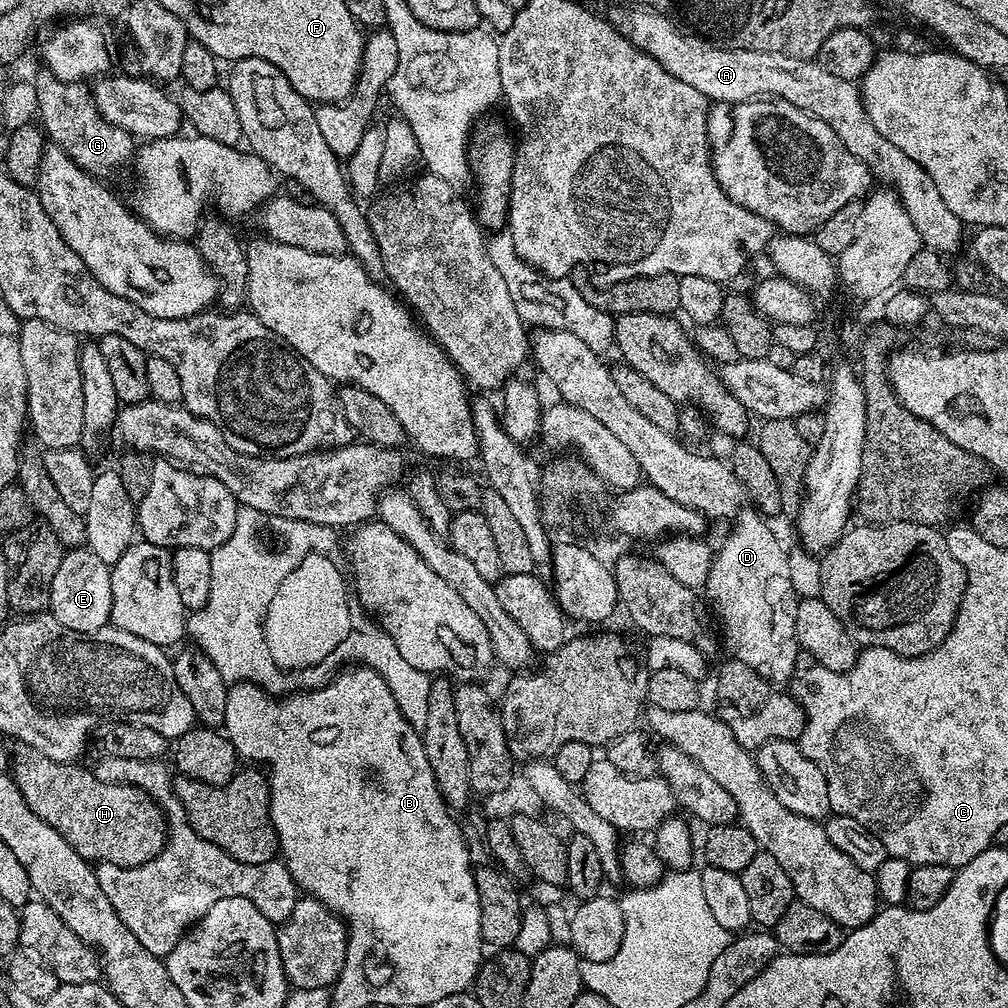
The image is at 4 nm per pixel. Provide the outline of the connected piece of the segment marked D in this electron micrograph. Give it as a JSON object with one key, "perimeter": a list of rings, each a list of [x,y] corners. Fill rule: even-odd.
{"perimeter":[[[755,507],[741,508],[732,523],[730,534],[713,555],[704,596],[720,624],[719,628],[717,622],[718,630],[731,657],[748,664],[768,682],[782,686],[795,673],[796,654],[800,649],[794,626],[798,596],[792,588],[790,560]]]}

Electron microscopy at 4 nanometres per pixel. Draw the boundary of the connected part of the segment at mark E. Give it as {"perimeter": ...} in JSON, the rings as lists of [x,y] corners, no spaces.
{"perimeter":[[[86,546],[65,551],[51,582],[49,613],[60,625],[78,633],[96,633],[109,625],[112,608],[111,567]]]}

